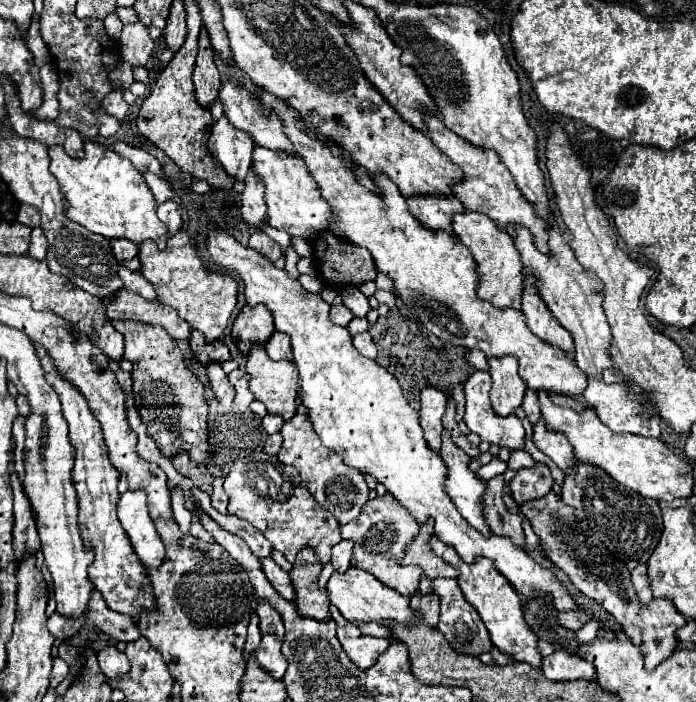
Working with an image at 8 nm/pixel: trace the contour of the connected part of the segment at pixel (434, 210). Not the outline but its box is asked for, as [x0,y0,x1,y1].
[407,194,463,232]

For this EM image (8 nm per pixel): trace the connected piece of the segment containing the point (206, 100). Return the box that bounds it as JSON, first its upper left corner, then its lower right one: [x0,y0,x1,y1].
[193,28,219,106]

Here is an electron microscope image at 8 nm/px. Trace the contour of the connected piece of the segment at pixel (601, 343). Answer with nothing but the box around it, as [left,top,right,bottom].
[511,226,661,438]

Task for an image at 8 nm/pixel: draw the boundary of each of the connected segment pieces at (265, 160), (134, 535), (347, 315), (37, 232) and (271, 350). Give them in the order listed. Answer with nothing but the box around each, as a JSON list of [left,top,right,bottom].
[[251,144,329,240],[117,490,165,568],[331,304,353,326],[29,226,47,260],[265,332,291,360]]

